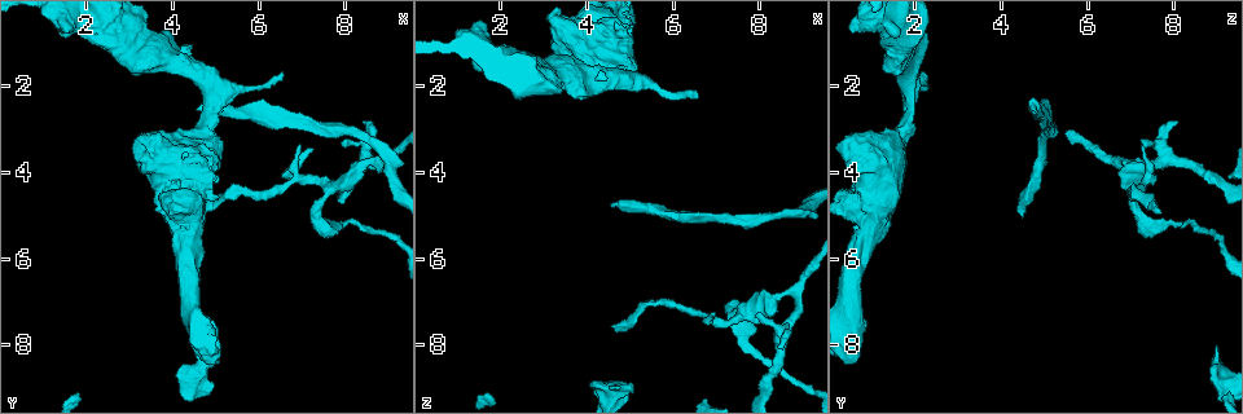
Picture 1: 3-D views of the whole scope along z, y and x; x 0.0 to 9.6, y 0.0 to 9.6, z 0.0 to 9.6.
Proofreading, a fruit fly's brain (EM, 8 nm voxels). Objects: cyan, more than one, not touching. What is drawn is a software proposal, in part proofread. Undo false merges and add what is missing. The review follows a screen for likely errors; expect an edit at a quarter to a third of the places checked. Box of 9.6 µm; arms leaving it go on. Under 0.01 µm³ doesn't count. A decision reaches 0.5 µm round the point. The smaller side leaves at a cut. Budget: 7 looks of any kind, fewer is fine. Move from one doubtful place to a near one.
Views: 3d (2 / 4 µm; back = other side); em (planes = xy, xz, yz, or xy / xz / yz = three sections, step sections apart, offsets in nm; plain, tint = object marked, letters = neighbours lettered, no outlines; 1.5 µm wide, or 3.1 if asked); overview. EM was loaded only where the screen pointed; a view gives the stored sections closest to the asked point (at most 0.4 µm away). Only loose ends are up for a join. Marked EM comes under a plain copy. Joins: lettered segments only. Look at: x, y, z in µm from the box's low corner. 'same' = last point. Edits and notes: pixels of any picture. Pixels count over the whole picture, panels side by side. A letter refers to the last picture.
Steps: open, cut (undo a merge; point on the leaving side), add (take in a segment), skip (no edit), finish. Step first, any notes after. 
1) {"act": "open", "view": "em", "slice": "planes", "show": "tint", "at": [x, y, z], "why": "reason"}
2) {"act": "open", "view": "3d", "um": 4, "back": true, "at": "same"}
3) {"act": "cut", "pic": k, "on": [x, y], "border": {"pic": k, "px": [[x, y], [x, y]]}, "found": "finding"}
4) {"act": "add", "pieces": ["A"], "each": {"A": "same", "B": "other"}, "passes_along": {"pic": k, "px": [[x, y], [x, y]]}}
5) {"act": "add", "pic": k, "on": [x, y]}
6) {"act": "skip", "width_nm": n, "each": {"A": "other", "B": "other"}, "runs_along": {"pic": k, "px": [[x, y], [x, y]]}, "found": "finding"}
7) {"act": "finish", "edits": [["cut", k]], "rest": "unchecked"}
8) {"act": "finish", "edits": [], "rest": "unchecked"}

{"act": "open", "view": "em", "slice": "planes", "show": "letters", "at": [8.50, 2.75, 8.05], "why": "an open end"}

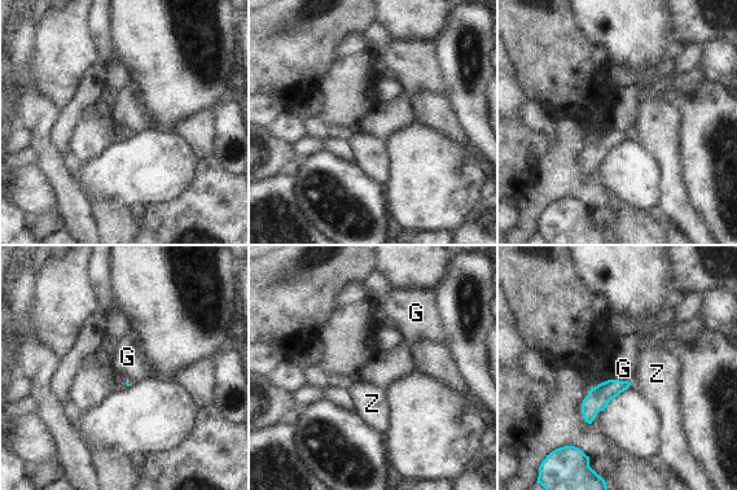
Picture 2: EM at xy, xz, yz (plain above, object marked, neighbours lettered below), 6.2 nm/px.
{"act": "skip", "each": {"G": "other", "Z": "other"}, "border": {"pic": 2, "px": [[609, 379], [630, 383]]}, "found": "none of them fits"}

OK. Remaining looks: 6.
{"act": "open", "view": "3d", "um": 4, "at": [4.60, 2.60, 4.80], "why": "an open end"}

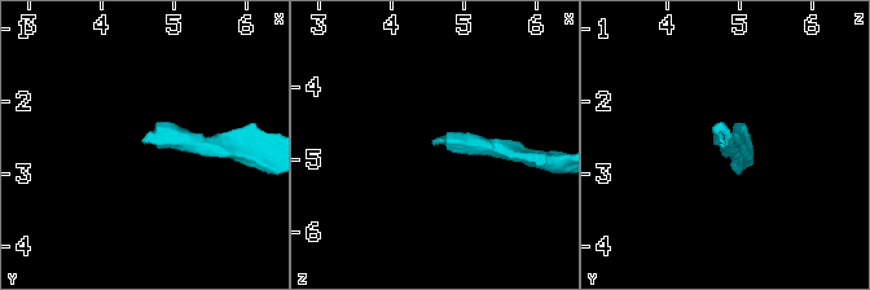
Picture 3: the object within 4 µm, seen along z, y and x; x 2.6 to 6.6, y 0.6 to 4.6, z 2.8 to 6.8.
{"act": "open", "view": "em", "slice": "xy", "step": 8, "show": "letters", "at": [4.60, 2.55, 4.80]}

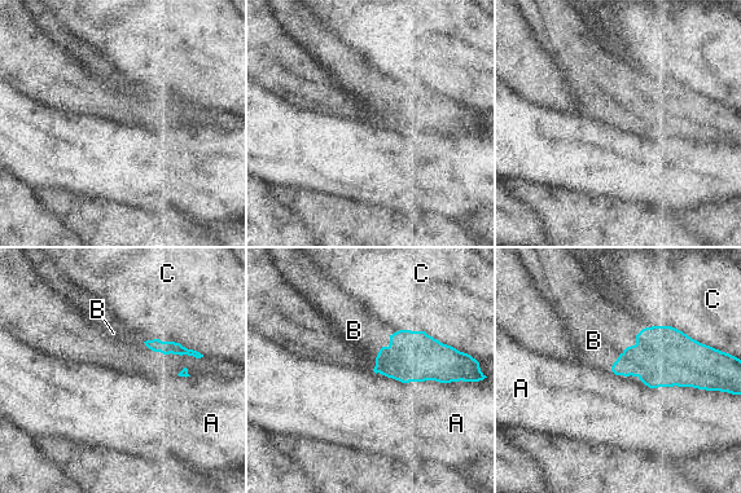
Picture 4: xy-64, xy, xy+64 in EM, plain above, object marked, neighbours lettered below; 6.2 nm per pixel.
{"act": "open", "view": "em", "slice": "xz", "step": 8, "show": "letters", "at": "same", "why": "cut it another way"}

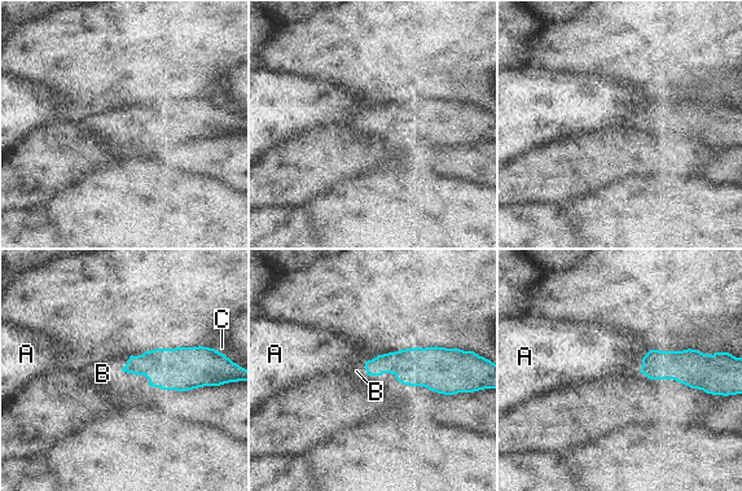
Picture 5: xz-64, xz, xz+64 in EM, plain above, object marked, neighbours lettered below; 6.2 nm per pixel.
{"act": "add", "pieces": ["B"], "longest_contact_nm": ["A", 460], "each": {"A": "other", "B": "same", "C": "other"}, "passes_along": {"pic": 5, "px": [[411, 367], [372, 359], [356, 371]]}, "found": "it goes on there"}

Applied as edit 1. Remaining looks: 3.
{"act": "finish", "edits": [["add", 5]], "rest": "unchecked"}

